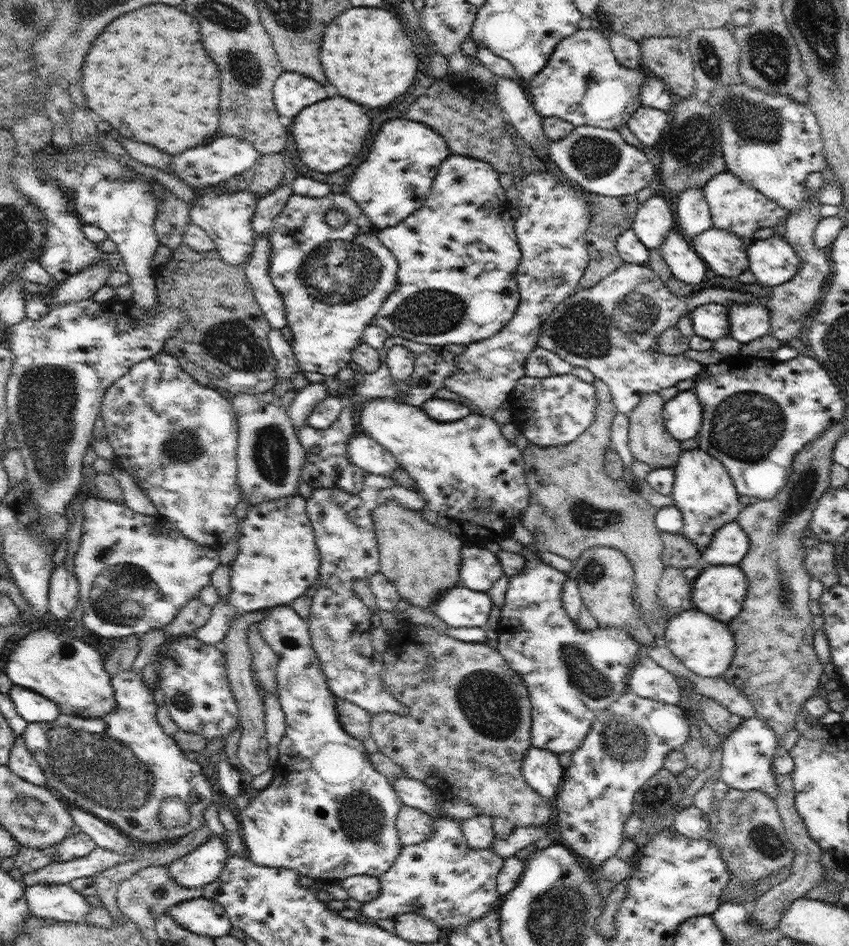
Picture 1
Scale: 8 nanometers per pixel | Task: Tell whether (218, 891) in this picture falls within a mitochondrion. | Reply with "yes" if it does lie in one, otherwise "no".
no

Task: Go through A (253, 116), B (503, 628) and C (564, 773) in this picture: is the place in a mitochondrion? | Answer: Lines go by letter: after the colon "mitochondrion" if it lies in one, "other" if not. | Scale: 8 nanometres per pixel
A: other
B: other
C: other

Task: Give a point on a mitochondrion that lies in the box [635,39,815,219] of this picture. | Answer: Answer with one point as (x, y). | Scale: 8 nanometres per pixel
(757, 122)

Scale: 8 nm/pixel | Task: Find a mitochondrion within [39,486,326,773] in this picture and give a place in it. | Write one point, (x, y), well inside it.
(122, 593)

